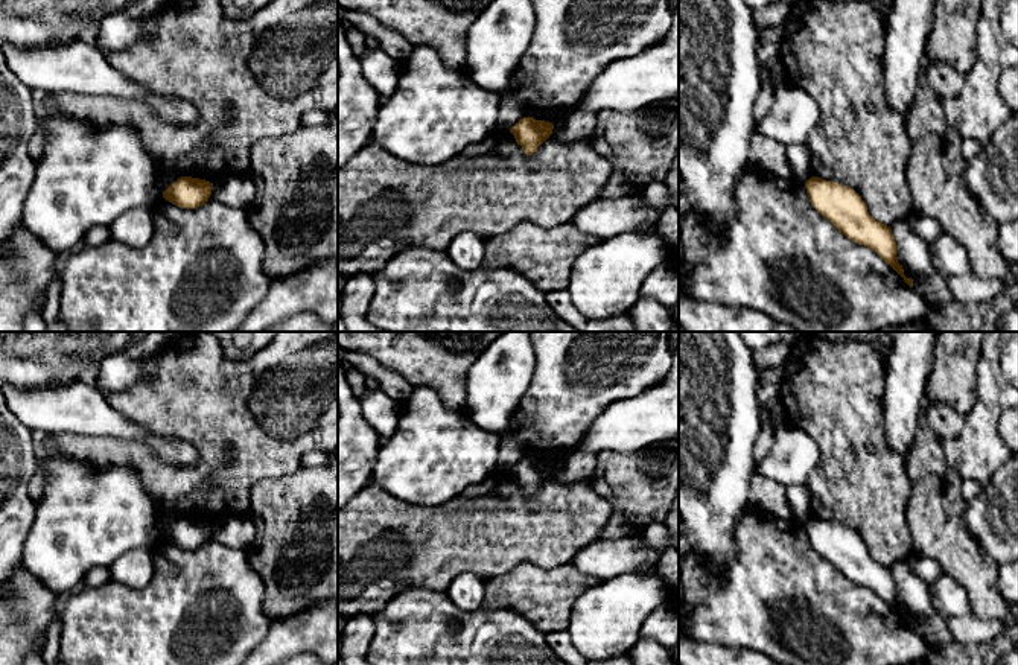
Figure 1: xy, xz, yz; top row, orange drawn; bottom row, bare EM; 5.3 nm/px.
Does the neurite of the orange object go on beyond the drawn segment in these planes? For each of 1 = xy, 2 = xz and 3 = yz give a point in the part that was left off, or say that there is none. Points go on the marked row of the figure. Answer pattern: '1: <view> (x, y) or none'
1: none
2: none
3: none

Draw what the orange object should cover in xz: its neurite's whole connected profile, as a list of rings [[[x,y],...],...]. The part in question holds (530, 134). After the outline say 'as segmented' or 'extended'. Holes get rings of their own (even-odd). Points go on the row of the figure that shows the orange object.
[[[533,117],[520,119],[510,132],[526,155],[533,155],[537,148],[552,134],[554,125]]]; as segmented

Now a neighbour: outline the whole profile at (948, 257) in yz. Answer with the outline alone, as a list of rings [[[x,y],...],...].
[[[942,231],[927,243],[930,262],[940,275],[968,275],[971,271],[969,256],[965,247],[950,233]]]

